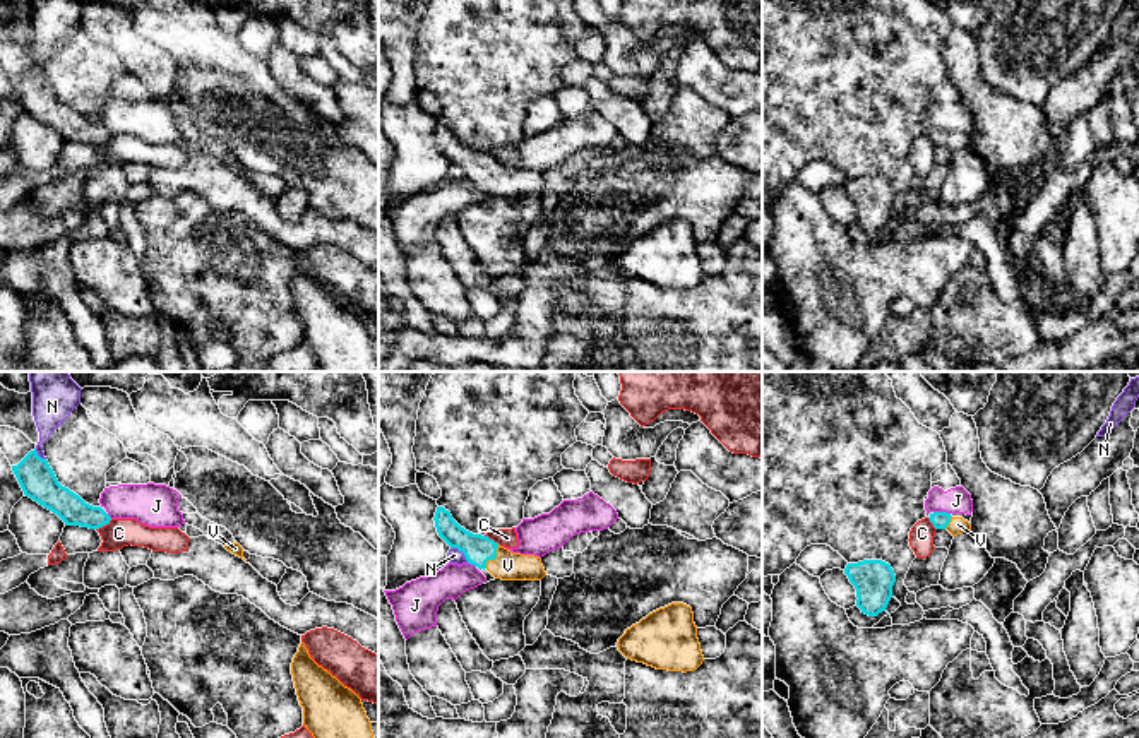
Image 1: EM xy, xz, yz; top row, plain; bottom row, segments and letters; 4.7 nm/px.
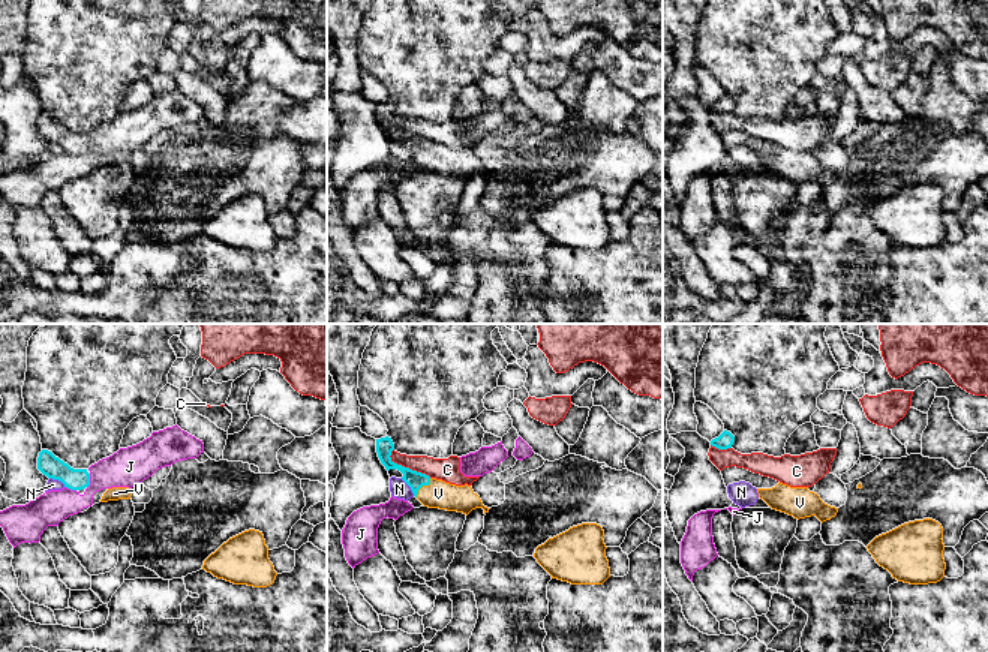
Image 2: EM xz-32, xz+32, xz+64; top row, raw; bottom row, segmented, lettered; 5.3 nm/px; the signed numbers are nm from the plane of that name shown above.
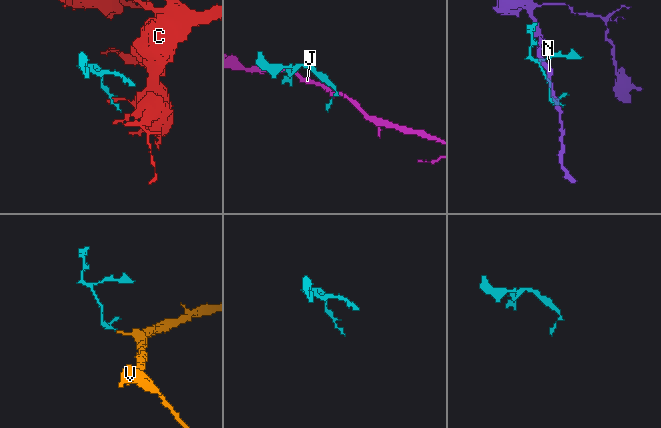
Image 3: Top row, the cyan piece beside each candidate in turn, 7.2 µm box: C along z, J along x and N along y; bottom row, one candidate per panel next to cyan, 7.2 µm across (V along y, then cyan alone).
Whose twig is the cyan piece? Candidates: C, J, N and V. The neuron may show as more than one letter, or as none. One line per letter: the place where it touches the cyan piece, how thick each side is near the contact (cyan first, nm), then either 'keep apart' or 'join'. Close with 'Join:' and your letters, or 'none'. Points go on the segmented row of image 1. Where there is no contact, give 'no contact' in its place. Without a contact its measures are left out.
C: meets cyan in xy at (103, 524); 140 nm thick on the cyan side, 140 nm on the other; keep apart
J: meets cyan in yz at (942, 512); 80 nm thick on the cyan side, 130 nm on the other; keep apart
N: meets cyan in xz at (461, 550); 140 nm thick on the cyan side, 70 nm on the other; keep apart
V: meets cyan in xz at (494, 559); 140 nm thick on the cyan side, 140 nm on the other; join
Join: V

